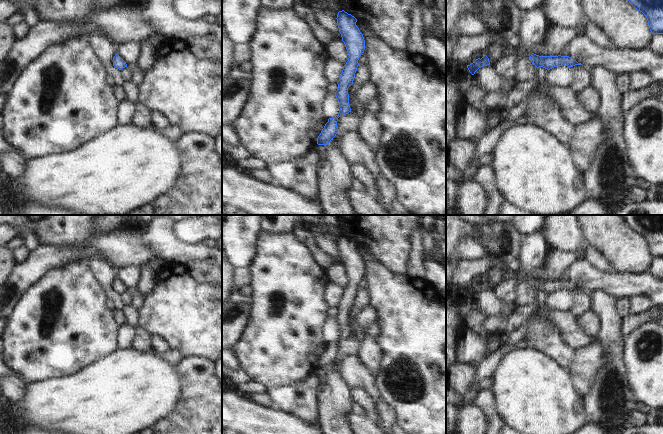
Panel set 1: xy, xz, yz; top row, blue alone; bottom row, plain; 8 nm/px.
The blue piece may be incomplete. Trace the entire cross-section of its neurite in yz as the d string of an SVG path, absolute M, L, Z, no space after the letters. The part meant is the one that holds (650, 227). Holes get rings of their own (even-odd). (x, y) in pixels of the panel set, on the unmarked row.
M622 215L629 227L642 236L652 258L663 258L663 215Z

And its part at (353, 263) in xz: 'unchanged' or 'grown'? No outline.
unchanged

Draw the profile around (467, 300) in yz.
M460 290L460 292L463 299L462 313L463 313L464 319L466 320L469 310L473 304L473 299L469 296L467 290Z

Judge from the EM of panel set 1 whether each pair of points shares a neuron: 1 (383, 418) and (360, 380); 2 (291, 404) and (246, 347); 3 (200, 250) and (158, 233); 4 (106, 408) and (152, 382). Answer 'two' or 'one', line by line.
1: one
2: two
3: one
4: one

